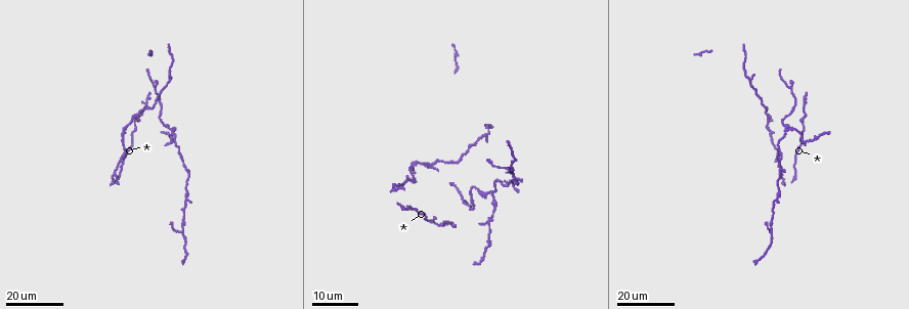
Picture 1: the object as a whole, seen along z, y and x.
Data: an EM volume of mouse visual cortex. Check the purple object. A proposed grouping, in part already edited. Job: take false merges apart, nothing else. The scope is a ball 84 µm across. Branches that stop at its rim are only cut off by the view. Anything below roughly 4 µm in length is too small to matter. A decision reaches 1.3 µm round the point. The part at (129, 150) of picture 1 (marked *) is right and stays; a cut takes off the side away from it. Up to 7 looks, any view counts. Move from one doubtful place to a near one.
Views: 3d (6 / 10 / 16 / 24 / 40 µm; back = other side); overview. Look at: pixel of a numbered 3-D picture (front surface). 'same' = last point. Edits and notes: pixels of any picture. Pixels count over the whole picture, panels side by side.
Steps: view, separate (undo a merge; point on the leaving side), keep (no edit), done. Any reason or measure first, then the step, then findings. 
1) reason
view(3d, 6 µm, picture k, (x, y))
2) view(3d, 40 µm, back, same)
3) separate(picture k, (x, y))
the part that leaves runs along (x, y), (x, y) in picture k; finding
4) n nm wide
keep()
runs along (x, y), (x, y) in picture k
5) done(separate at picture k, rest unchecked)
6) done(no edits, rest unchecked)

three arms meet
view(3d, 24 µm, picture 1, (787, 132))

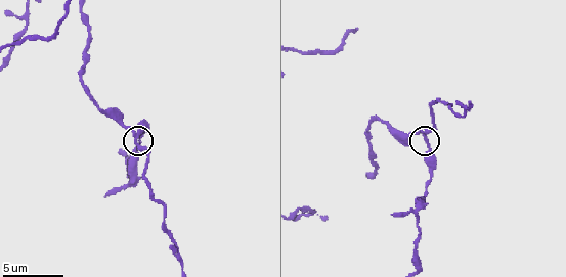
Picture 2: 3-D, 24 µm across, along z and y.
zoom in
view(3d, 10 µm, picture 2, (422, 132))

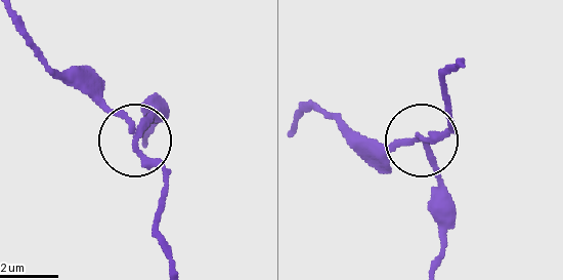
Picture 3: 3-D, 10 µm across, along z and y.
view(3d, 6 µm, picture 3, (138, 134))

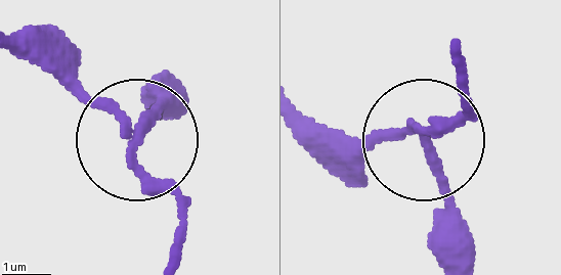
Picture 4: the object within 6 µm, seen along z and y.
180 nm wide
separate(picture 4, (154, 106))
the part that leaves runs along (425, 132), (449, 200), (449, 262) in picture 4; a second neuron is stuck on

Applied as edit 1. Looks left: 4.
sudden change in width
view(3d, 16 µm, picture 1, (414, 165))

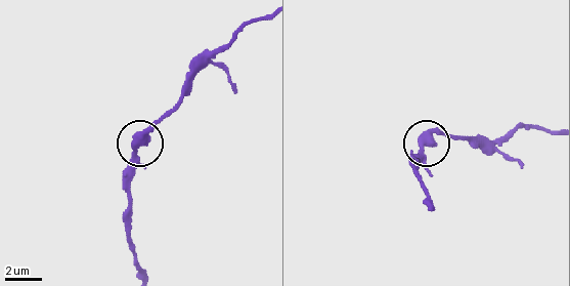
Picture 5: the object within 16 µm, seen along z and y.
view(3d, 6 µm, picture 5, (436, 135))

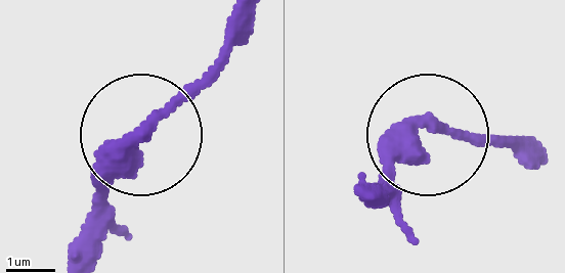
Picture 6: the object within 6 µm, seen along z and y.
keep()
one neuron here

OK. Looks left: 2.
calibre changes
view(3d, 24 µm, picture 1, (182, 218))

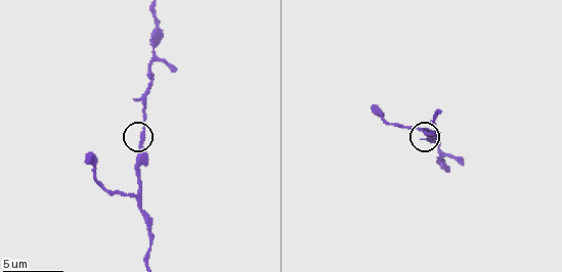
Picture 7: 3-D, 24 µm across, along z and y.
zoom in
view(3d, 6 µm, picture 7, (143, 136))

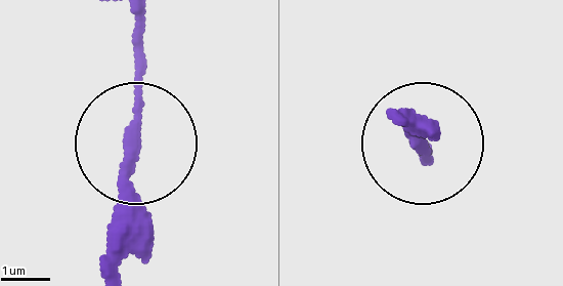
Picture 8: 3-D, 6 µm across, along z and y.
keep()
runs along (141, 27), (141, 150), (121, 259) in picture 8; all the same neuron

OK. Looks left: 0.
done(separate at picture 4, rest unchecked)

